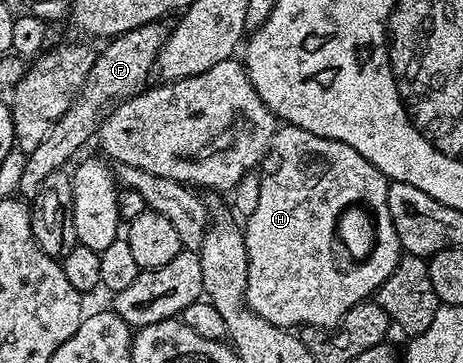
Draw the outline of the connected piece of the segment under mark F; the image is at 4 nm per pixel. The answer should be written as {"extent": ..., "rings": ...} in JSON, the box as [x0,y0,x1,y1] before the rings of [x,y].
{"extent":[18,21,169,199],"rings":[[[162,21],[150,22],[124,34],[118,34],[104,45],[107,47],[103,51],[100,49],[96,53],[92,70],[88,73],[88,78],[73,100],[72,106],[57,120],[57,124],[53,124],[53,132],[49,132],[49,136],[45,136],[45,140],[41,140],[41,144],[26,155],[25,172],[21,175],[18,188],[18,193],[24,199],[34,199],[49,174],[62,171],[67,166],[66,162],[90,138],[92,141],[98,135],[101,116],[106,115],[112,106],[148,89],[152,81],[150,78],[153,78],[153,71],[156,69],[158,54],[169,35],[168,27],[163,25]]]}

